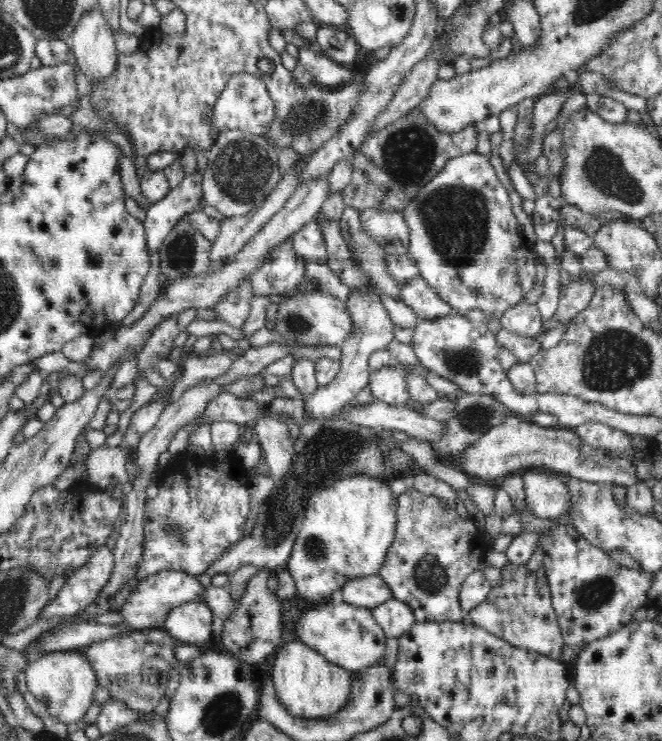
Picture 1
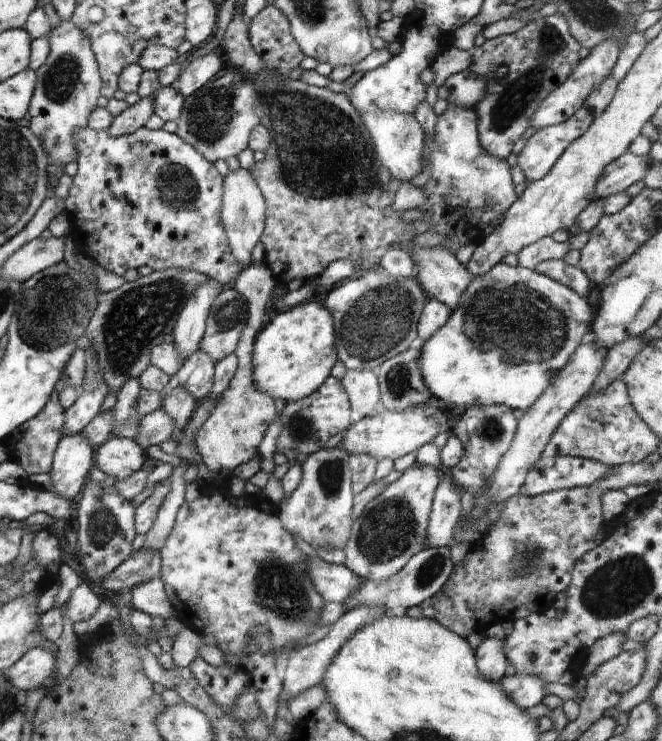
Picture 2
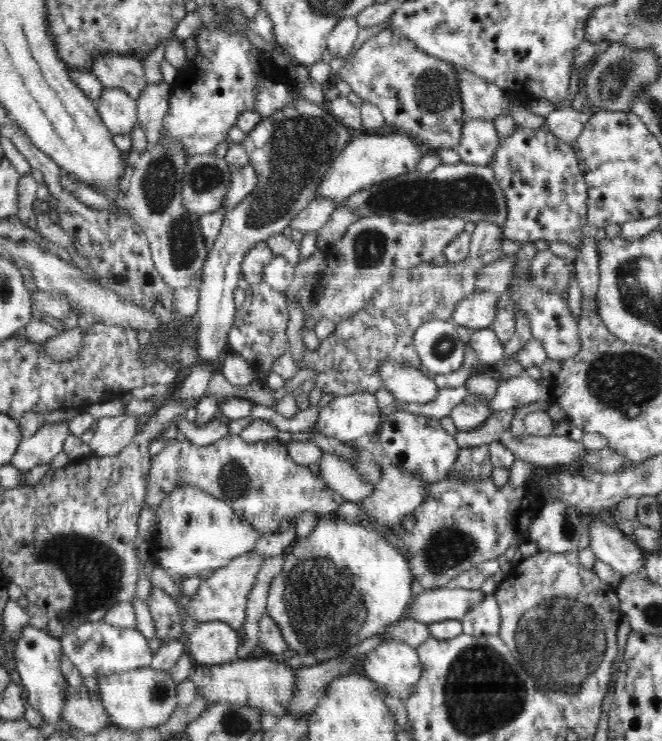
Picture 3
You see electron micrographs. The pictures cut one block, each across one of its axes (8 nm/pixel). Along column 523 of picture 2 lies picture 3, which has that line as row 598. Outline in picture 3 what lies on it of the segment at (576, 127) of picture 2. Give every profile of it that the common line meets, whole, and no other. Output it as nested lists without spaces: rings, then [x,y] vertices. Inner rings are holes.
[[[152,585],[146,601],[155,625],[154,640],[167,643],[183,634],[183,618],[179,604],[165,590]]]

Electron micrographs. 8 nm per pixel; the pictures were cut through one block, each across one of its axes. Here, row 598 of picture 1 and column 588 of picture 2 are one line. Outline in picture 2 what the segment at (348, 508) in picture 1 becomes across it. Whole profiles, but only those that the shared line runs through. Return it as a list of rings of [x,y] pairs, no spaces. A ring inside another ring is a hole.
[[[504,262],[495,264],[485,275],[473,277],[466,287],[464,294],[459,300],[457,309],[451,311],[447,323],[430,335],[421,344],[417,365],[423,383],[430,390],[434,401],[442,405],[452,406],[454,404],[464,404],[464,406],[486,406],[503,404],[512,410],[524,410],[525,412],[536,402],[536,399],[549,387],[552,379],[569,363],[570,356],[574,349],[581,343],[581,338],[591,330],[594,313],[591,312],[588,301],[571,288],[552,280],[549,276],[544,276],[535,270],[521,267],[507,266]]]

